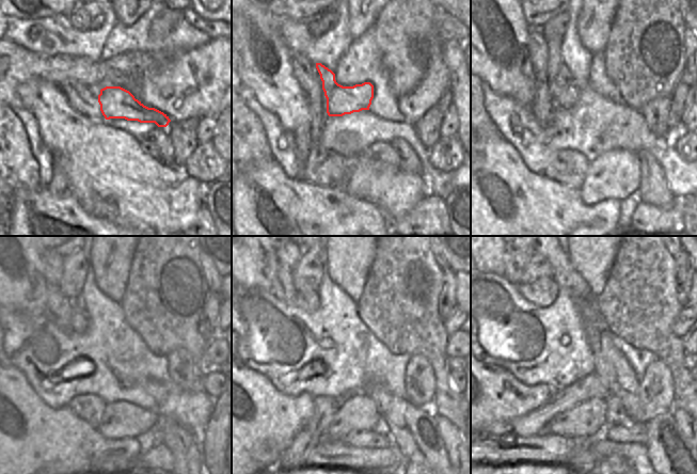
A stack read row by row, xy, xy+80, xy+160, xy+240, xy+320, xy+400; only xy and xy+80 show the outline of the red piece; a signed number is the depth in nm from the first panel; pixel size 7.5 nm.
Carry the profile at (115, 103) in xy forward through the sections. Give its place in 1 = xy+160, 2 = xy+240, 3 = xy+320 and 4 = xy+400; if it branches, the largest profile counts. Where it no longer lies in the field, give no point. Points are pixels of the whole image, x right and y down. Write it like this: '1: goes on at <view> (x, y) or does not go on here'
1: goes on at xy+160 (564, 90)
2: goes on at xy+240 (79, 318)
3: goes on at xy+320 (309, 301)
4: goes on at xy+400 (542, 293)

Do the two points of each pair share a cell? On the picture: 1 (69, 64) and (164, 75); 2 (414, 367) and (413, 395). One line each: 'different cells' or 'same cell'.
1: same cell
2: same cell

